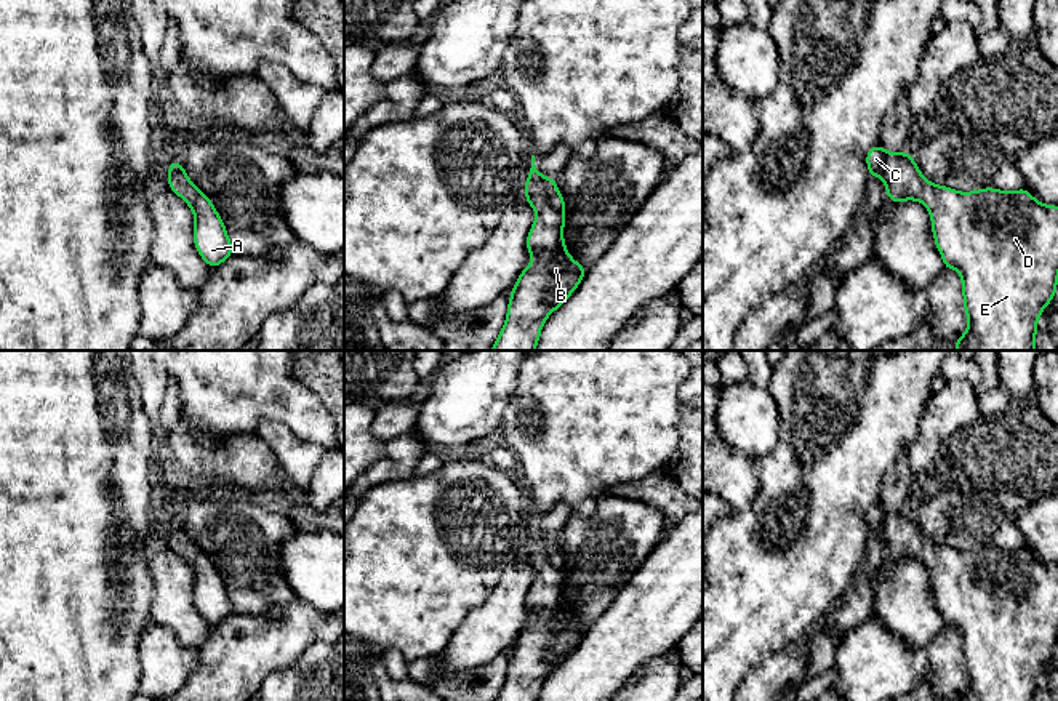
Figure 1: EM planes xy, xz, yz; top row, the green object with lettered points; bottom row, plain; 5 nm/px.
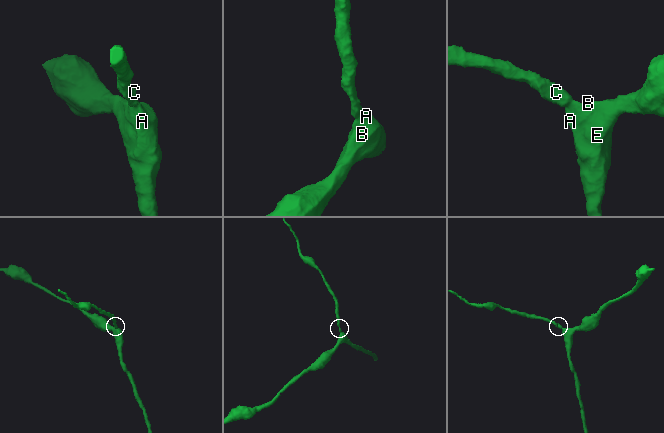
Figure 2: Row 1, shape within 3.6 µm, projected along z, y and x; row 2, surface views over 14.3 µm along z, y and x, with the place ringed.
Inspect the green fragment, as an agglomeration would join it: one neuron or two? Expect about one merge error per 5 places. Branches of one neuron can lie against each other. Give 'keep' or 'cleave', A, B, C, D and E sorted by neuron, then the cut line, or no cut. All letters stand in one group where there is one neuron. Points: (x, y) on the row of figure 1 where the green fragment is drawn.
keep | A B C D E | no cut

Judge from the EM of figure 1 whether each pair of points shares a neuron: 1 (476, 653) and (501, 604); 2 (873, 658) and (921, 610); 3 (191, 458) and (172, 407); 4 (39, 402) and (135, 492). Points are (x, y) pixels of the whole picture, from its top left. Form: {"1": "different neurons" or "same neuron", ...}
{"1": "same neuron", "2": "different neurons", "3": "different neurons", "4": "same neuron"}

